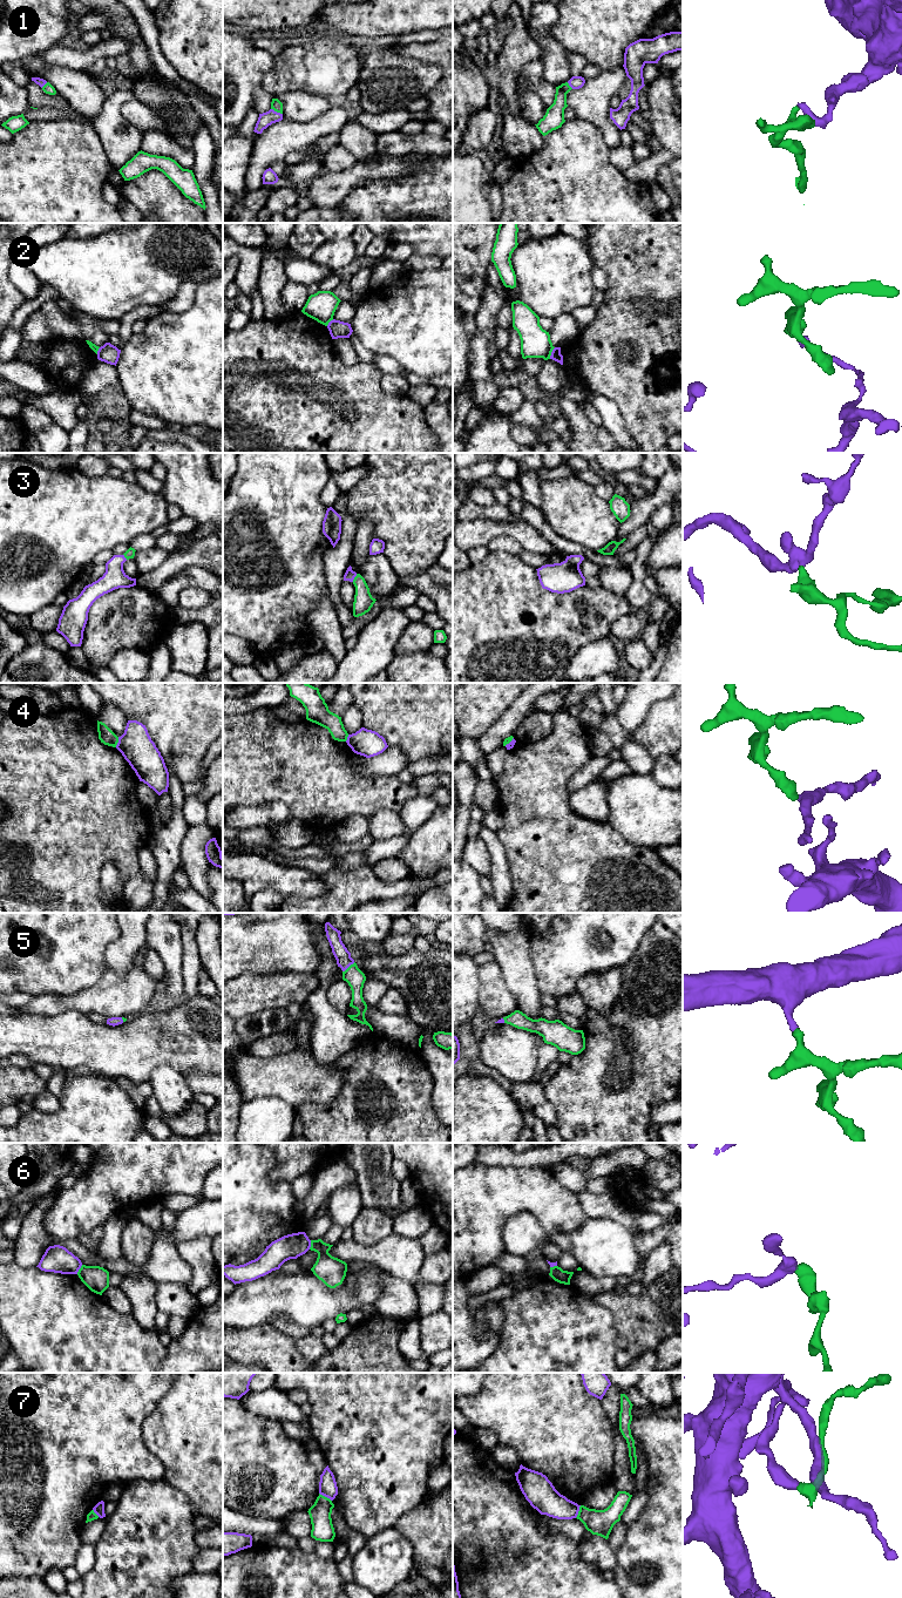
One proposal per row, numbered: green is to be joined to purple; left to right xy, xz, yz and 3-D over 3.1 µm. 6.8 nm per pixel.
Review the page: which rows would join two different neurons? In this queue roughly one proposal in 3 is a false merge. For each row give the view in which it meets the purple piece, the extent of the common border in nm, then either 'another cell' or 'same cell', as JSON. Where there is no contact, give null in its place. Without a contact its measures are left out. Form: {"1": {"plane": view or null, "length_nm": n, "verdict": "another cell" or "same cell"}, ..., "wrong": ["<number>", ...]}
{"1": {"plane": "xz", "length_nm": 90, "verdict": "same cell"}, "2": {"plane": "yz", "length_nm": 90, "verdict": "another cell"}, "3": {"plane": "xz", "length_nm": 70, "verdict": "same cell"}, "4": {"plane": "xy", "length_nm": 80, "verdict": "another cell"}, "5": {"plane": "xz", "length_nm": 110, "verdict": "same cell"}, "6": {"plane": "xy", "length_nm": 80, "verdict": "another cell"}, "7": {"plane": "xz", "length_nm": 110, "verdict": "another cell"}, "wrong": ["2", "4", "6", "7"]}

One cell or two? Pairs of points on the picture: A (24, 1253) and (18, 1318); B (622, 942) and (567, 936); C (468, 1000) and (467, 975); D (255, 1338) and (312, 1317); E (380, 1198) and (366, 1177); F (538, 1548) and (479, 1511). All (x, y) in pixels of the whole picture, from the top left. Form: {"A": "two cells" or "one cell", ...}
{"A": "two cells", "B": "one cell", "C": "one cell", "D": "two cells", "E": "one cell", "F": "one cell"}

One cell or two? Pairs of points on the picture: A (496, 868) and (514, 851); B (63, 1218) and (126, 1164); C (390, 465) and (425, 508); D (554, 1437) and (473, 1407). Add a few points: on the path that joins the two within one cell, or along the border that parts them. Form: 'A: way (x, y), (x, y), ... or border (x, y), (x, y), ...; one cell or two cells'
A: border (496, 832), (504, 850), (513, 885); two cells
B: way (79, 1210), (110, 1179); one cell
C: way (400, 475), (411, 486), (412, 493), (416, 498); one cell
D: way (534, 1417), (524, 1408), (493, 1408); one cell

